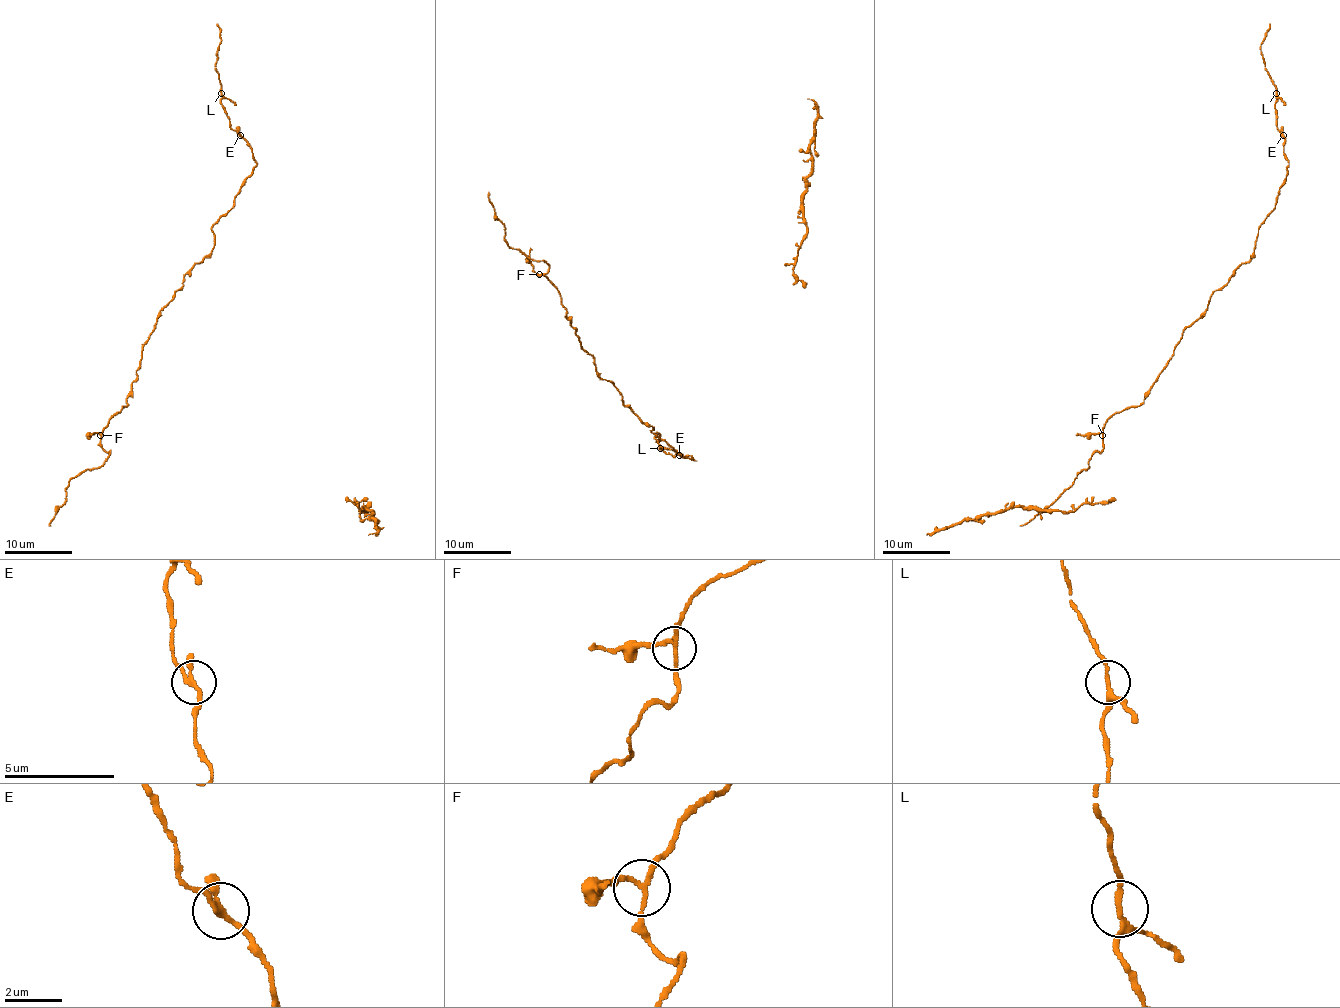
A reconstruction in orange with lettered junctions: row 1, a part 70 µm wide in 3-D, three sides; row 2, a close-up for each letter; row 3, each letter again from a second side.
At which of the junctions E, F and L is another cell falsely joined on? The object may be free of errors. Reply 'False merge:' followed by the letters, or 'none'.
False merge: F

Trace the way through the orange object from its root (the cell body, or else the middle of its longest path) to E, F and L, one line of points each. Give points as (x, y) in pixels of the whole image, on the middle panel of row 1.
E: (565, 307), (597, 374), (653, 428), (650, 431), (696, 460), (679, 455)
F: (565, 307), (557, 287), (540, 274)
L: (565, 307), (597, 374), (653, 428), (650, 431), (696, 460), (660, 448)

